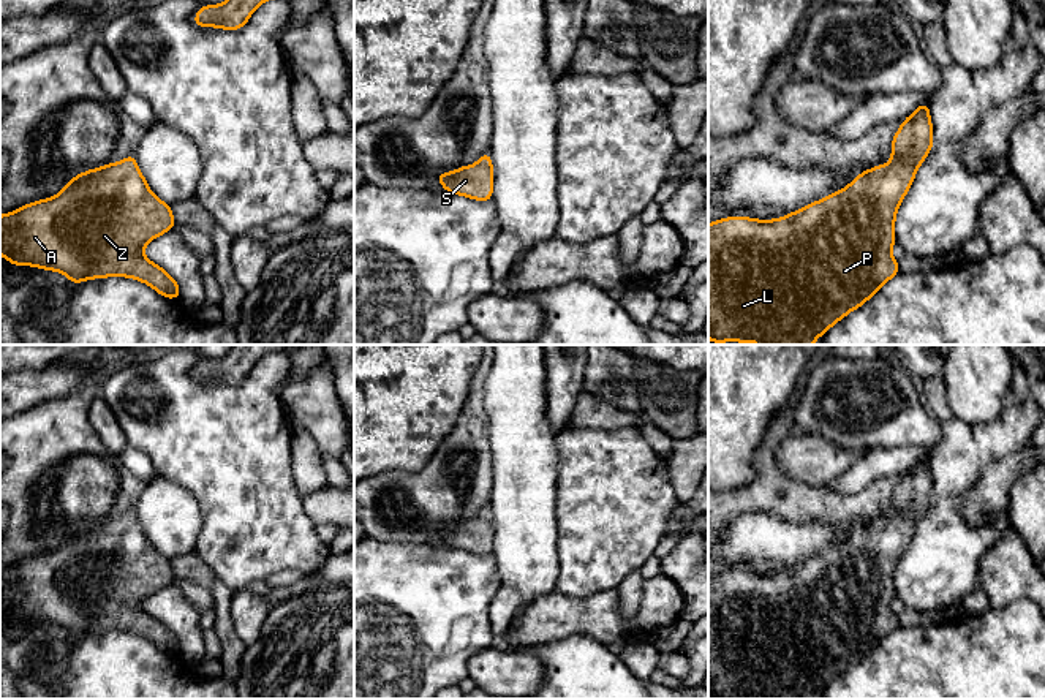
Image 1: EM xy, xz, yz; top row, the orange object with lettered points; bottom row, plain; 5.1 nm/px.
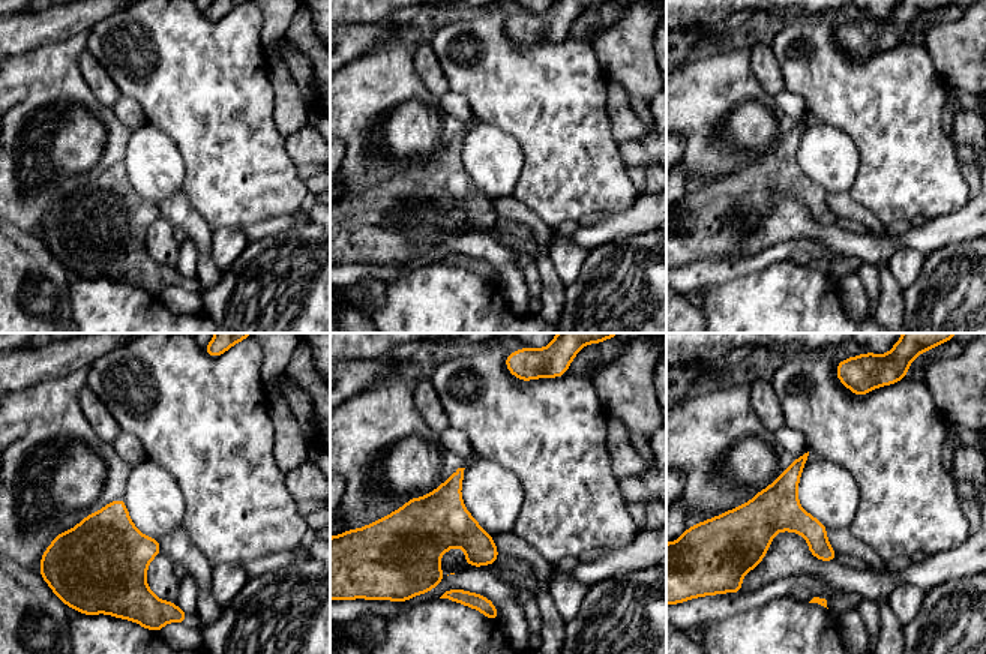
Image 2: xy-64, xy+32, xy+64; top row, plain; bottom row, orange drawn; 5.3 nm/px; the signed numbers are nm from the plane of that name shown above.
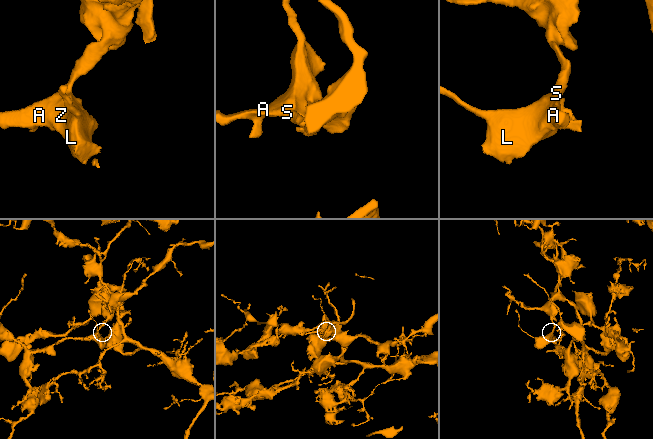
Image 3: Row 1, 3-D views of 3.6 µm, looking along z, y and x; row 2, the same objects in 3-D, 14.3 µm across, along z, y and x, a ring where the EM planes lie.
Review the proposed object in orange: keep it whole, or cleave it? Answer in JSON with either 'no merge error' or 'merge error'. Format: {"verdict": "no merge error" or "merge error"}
{"verdict": "no merge error"}

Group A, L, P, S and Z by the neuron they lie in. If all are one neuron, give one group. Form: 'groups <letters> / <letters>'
groups A L P S Z

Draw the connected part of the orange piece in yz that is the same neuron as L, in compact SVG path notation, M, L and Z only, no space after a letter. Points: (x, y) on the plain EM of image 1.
M930 457L920 459L892 495L888 519L860 527L846 542L776 574L727 571L708 579L708 693L762 699L813 699L835 677L862 661L901 623L892 610L895 571L919 520L933 503Z

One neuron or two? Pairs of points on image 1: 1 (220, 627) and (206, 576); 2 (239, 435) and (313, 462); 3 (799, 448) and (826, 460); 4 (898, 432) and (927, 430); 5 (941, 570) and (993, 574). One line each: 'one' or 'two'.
1: one
2: two
3: one
4: one
5: two

